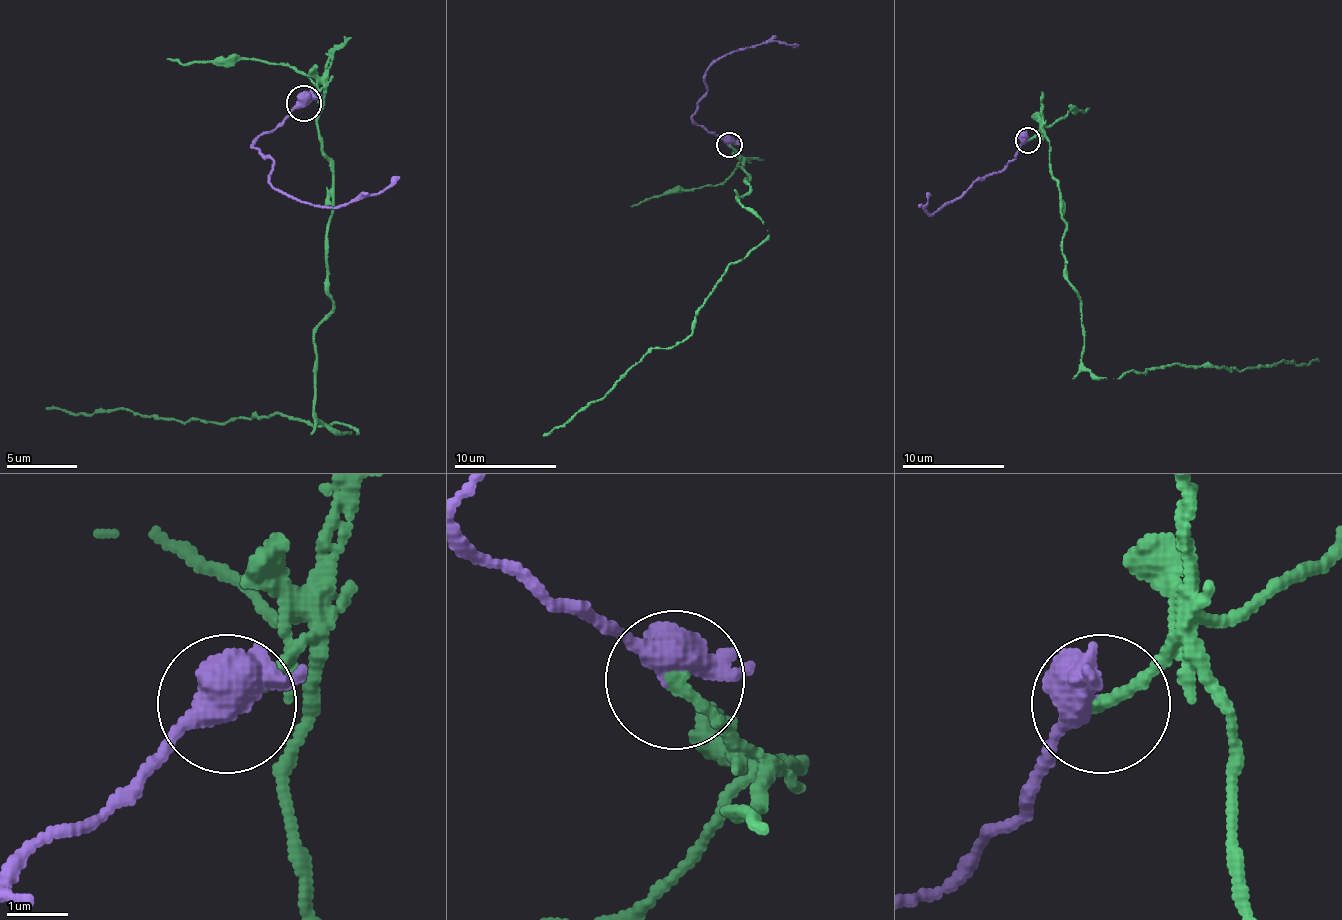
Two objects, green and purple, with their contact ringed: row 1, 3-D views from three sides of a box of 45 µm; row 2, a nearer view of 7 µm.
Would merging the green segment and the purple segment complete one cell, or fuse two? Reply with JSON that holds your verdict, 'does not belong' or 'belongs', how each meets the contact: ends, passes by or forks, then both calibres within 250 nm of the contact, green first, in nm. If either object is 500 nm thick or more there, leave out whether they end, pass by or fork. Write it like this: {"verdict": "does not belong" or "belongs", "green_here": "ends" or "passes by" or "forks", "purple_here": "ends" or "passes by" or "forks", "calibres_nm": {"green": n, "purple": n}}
{"verdict": "does not belong", "calibres_nm": {"green": 180, "purple": 500}}

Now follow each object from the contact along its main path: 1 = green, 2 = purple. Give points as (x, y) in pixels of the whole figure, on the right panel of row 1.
1: (1027, 139), (1047, 139), (1060, 191), (1063, 257), (1081, 306), (1081, 362), (1099, 378), (1319, 360)
2: (1027, 139), (1004, 168), (973, 183), (935, 214), (929, 214), (924, 206), (929, 193)

